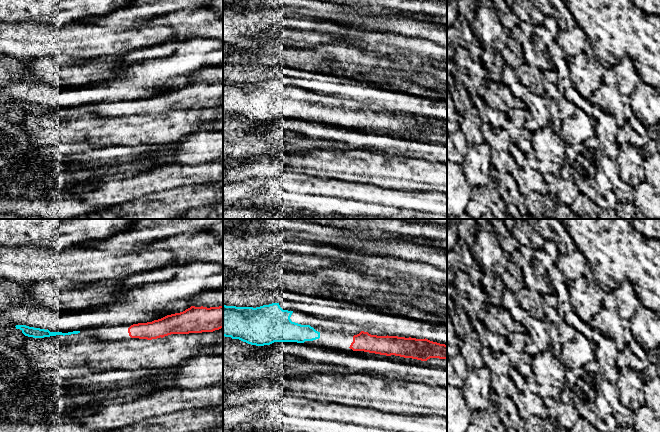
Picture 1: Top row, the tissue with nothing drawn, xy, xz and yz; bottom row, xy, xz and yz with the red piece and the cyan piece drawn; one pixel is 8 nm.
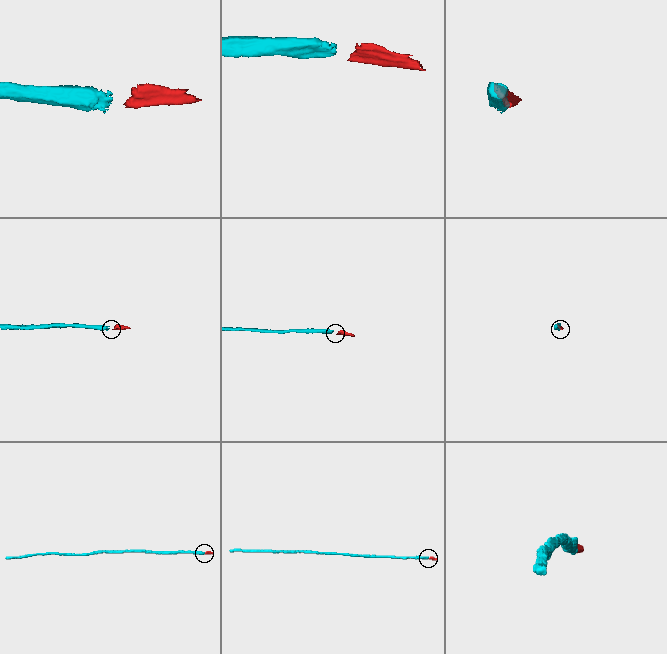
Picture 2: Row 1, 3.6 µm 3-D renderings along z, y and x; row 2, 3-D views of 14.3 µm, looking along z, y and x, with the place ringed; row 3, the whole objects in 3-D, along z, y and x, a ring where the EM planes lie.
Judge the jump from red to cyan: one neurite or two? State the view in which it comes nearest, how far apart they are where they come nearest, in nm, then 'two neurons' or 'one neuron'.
xz | 260 nm | one neuron

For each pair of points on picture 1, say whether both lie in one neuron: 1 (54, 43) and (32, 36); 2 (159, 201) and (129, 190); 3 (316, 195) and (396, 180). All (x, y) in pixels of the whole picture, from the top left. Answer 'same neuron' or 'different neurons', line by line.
1: same neuron
2: different neurons
3: different neurons

